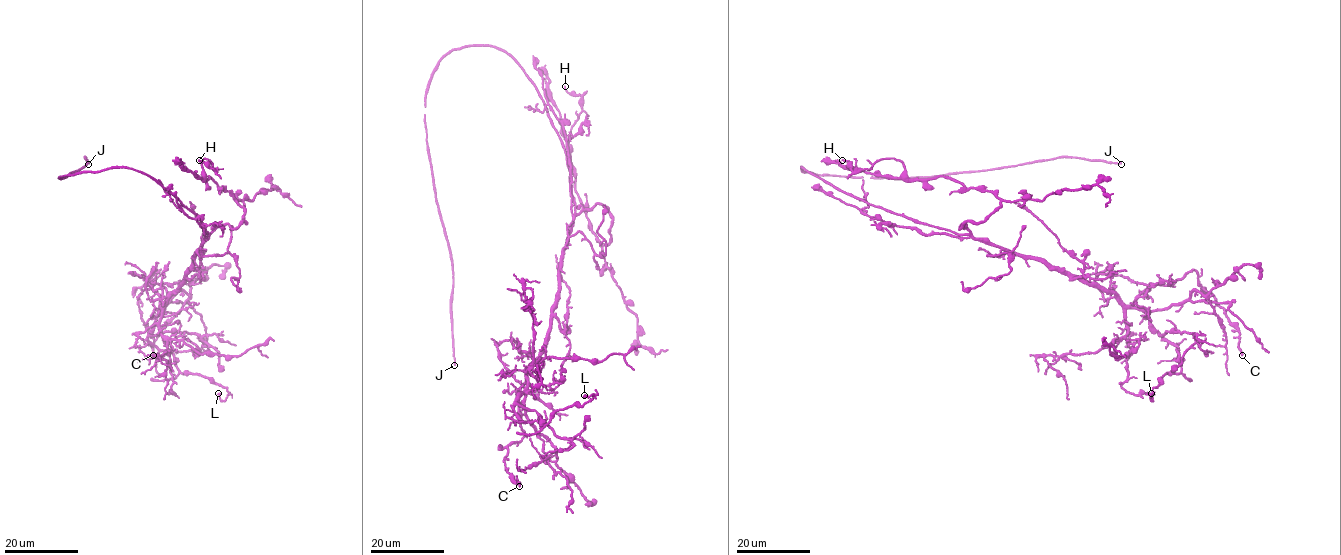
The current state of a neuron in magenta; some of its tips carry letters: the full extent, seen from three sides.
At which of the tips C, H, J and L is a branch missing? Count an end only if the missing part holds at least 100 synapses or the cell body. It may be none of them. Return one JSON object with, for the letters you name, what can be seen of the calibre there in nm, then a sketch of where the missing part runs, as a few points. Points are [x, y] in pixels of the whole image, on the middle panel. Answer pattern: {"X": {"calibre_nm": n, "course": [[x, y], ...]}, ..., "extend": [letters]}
{"J": {"calibre_nm": 220}, "extend": ["J"]}

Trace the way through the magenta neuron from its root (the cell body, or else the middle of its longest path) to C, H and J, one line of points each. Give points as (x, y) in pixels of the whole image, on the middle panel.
C: (553, 127), (565, 153), (575, 217), (548, 341), (517, 393), (524, 435), (507, 447), (503, 461), (519, 486)
H: (553, 127), (575, 212), (601, 204), (612, 219), (607, 244), (575, 189), (567, 145), (582, 97), (565, 86)
J: (553, 127), (536, 86), (503, 51), (456, 48), (437, 64), (424, 123), (453, 267), (454, 365)

